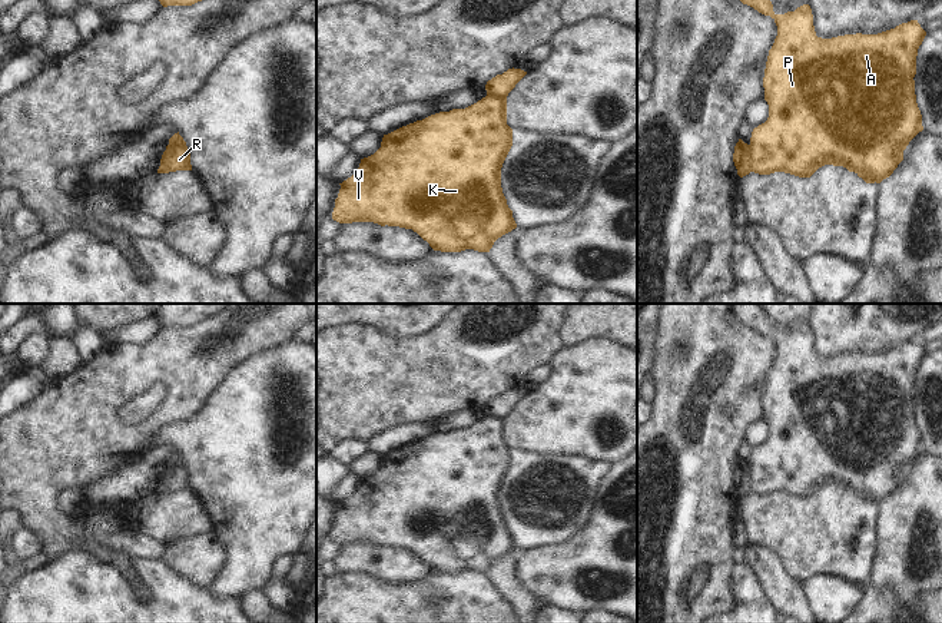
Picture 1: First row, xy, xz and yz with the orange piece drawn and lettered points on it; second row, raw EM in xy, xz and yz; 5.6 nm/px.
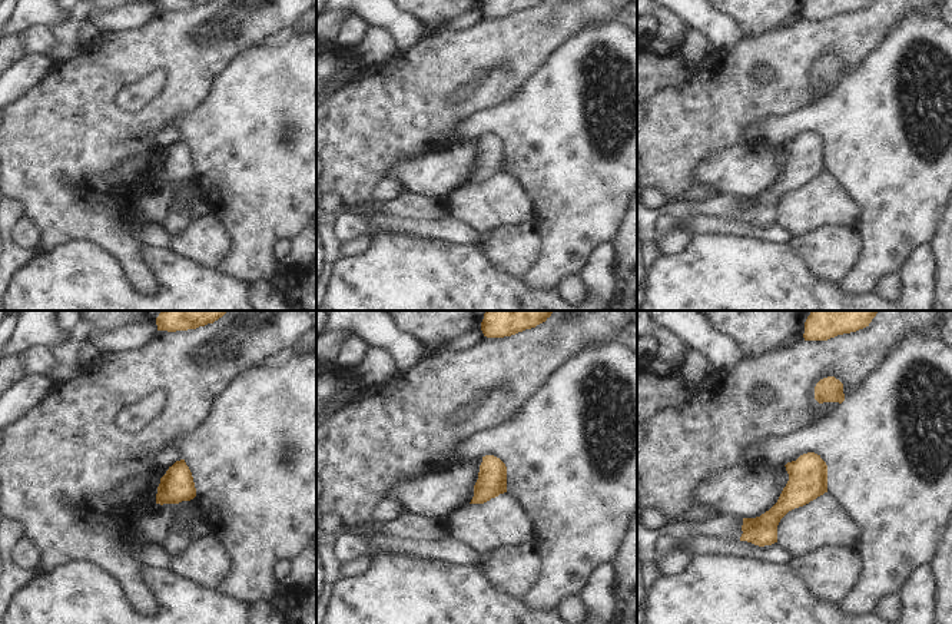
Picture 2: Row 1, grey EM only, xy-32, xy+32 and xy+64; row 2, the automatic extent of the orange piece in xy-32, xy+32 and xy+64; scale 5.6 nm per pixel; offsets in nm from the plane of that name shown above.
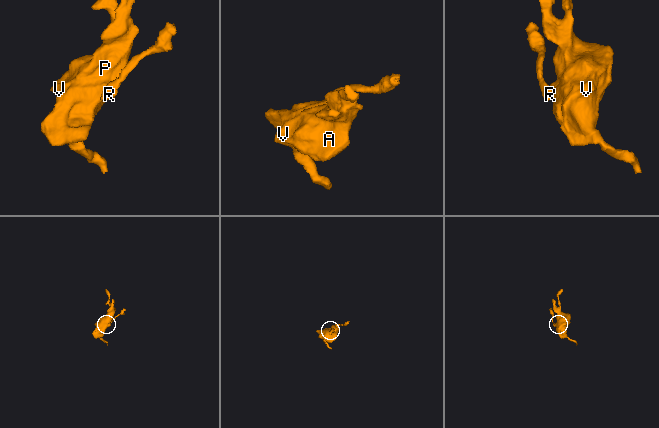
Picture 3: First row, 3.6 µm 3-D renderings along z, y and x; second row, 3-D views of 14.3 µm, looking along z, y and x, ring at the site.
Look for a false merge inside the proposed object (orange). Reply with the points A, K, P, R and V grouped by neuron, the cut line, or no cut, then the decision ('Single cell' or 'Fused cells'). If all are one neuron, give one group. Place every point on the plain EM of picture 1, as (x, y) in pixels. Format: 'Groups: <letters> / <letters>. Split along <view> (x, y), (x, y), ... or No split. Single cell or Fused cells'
Groups: A K P V / R. Split along yz (748, 466), (752, 491). Fused cells

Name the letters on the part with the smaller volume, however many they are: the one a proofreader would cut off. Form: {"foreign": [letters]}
{"foreign": ["R"]}

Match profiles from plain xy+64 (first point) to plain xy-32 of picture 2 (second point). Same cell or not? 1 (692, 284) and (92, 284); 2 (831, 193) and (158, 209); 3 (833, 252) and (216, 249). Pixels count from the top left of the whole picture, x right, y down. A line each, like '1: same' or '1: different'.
1: same
2: same
3: same

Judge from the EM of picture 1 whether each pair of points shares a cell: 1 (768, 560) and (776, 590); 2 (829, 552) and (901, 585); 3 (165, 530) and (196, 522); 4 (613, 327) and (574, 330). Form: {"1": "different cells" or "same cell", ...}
{"1": "same cell", "2": "different cells", "3": "same cell", "4": "same cell"}

